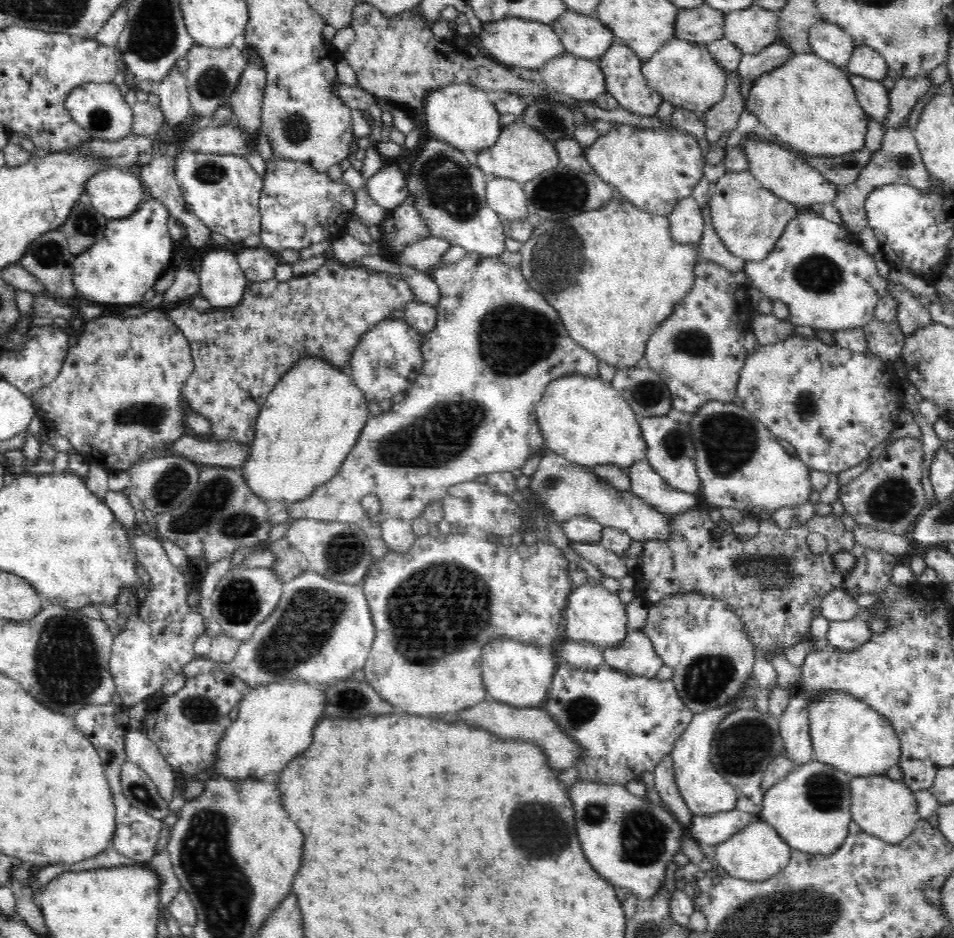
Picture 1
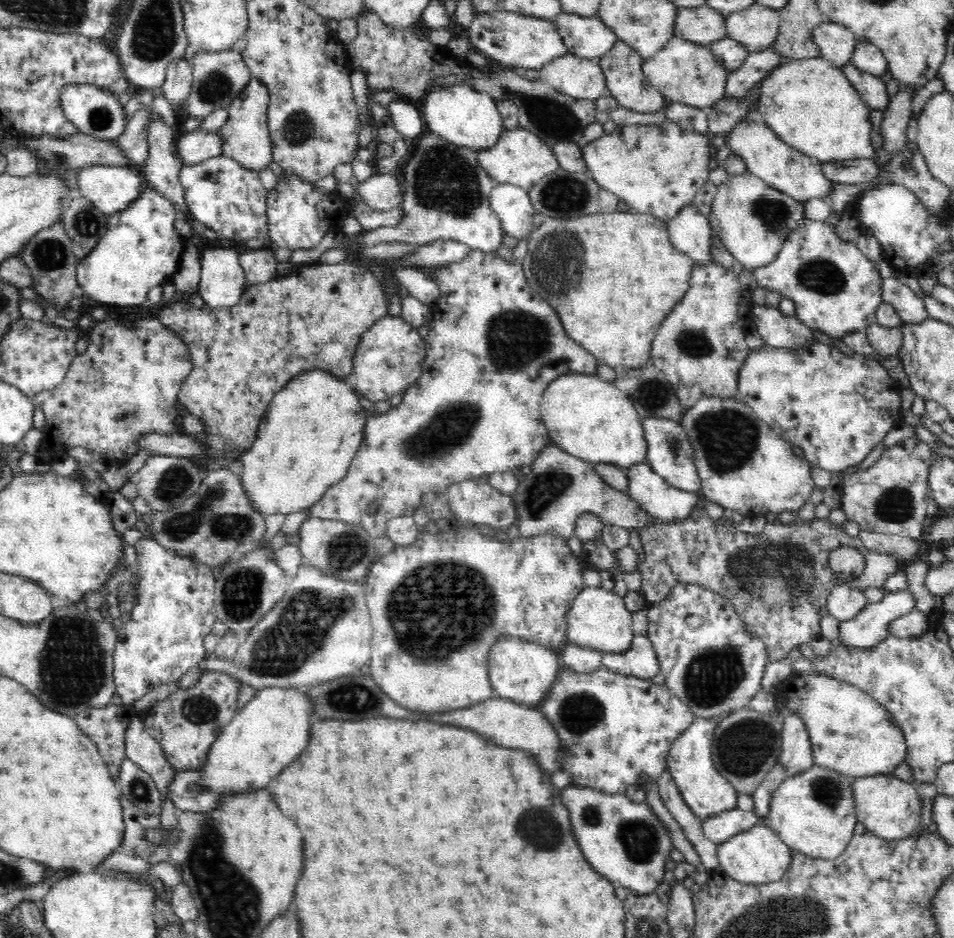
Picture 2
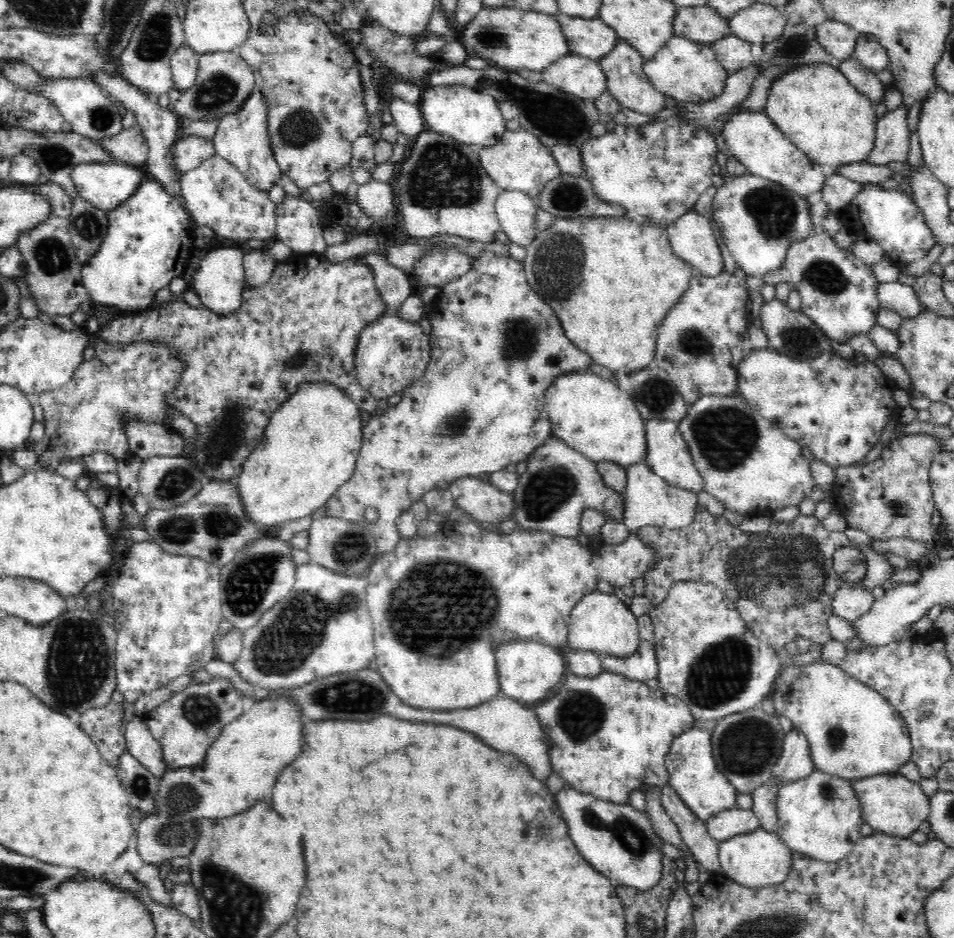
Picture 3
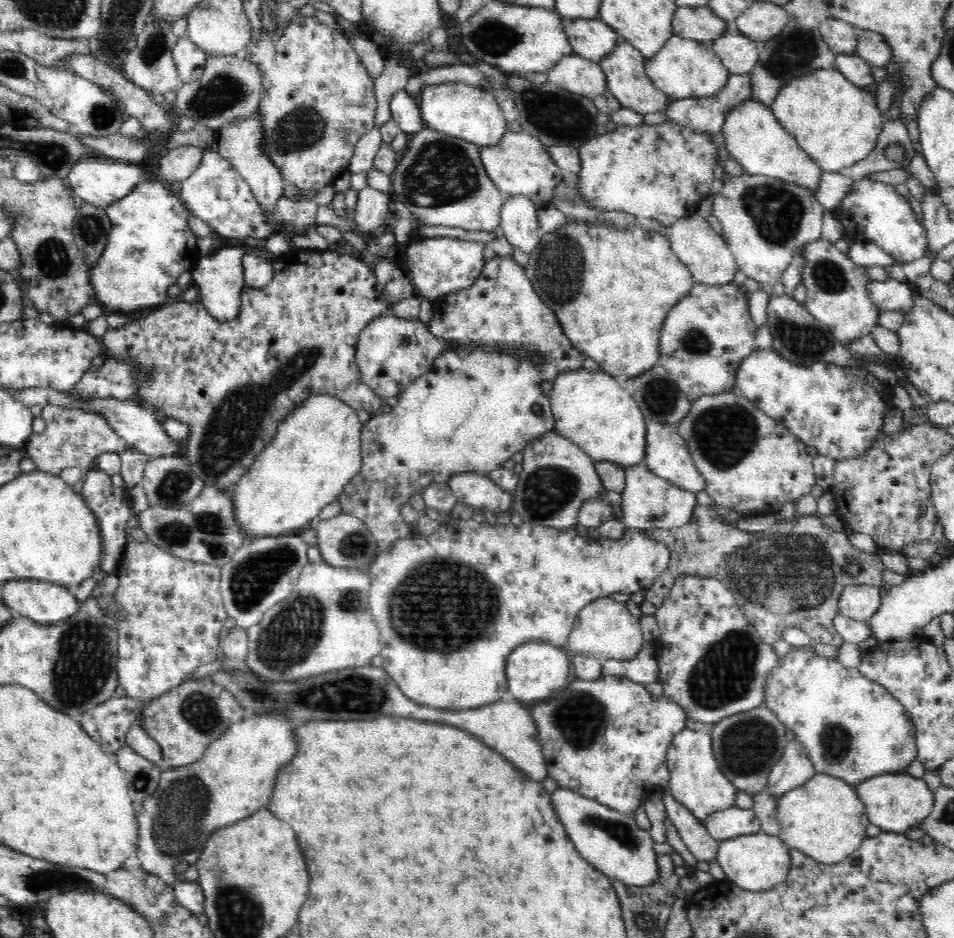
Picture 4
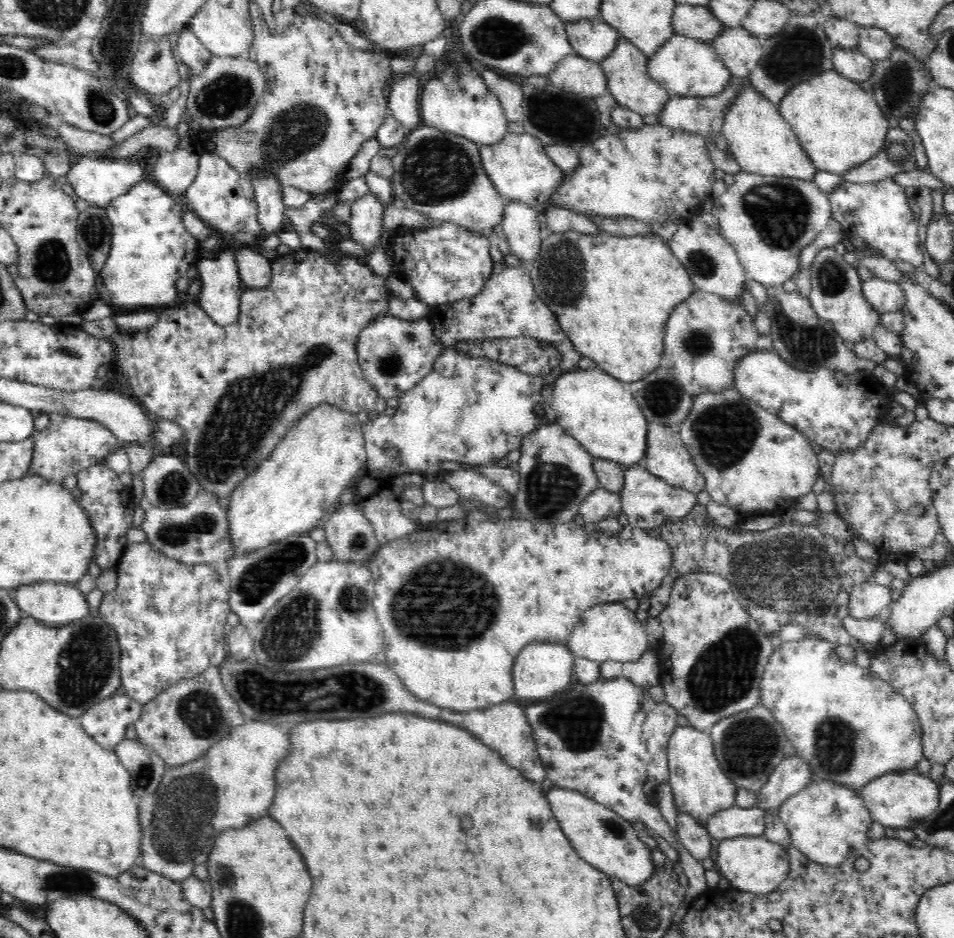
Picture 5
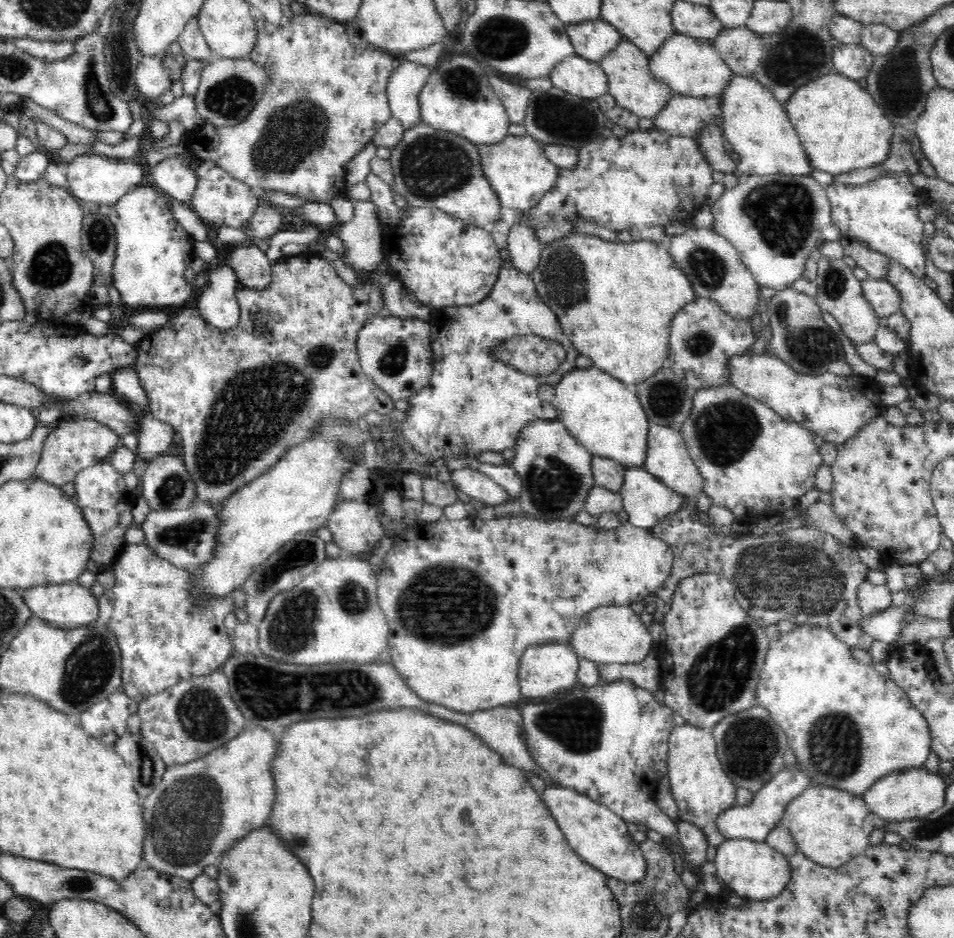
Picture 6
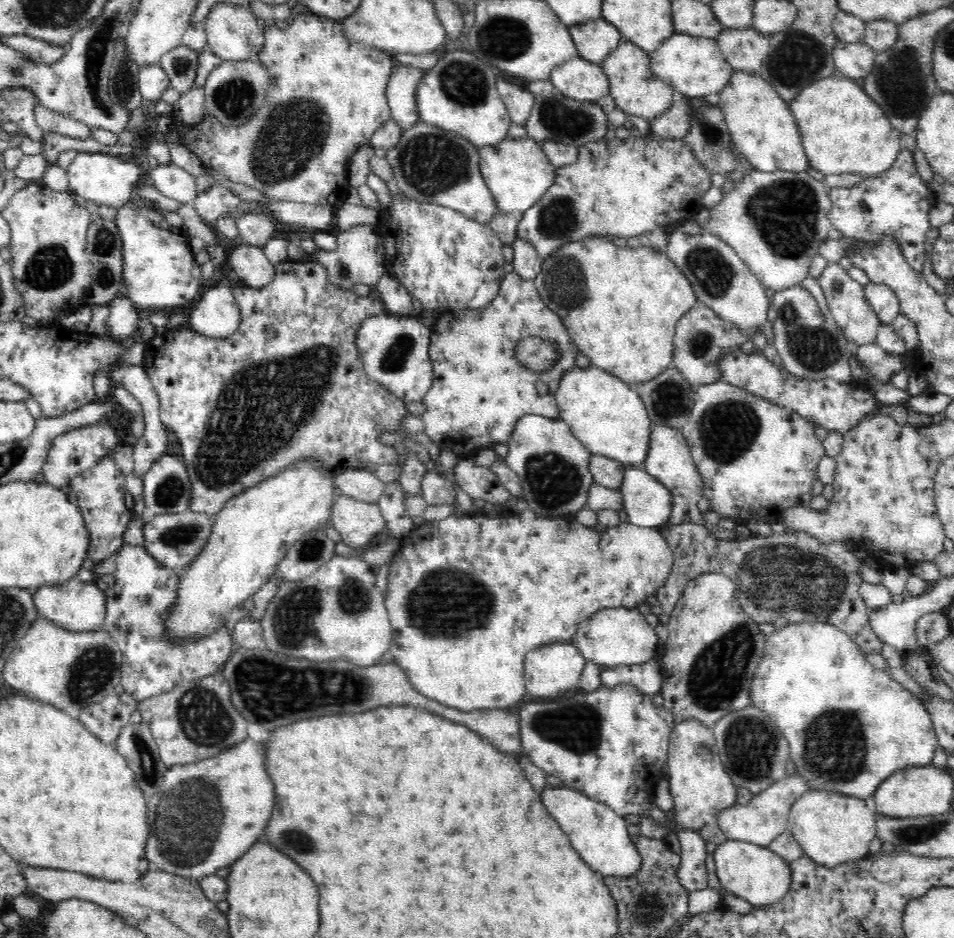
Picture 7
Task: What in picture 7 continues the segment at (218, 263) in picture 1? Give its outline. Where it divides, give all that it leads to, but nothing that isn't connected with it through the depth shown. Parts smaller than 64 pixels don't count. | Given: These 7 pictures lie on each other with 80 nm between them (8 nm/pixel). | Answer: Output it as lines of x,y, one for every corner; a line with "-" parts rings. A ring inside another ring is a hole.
220,277
219,283
202,288
200,300
189,313
196,331
210,337
228,337
240,326
241,316
233,289
228,285
230,277

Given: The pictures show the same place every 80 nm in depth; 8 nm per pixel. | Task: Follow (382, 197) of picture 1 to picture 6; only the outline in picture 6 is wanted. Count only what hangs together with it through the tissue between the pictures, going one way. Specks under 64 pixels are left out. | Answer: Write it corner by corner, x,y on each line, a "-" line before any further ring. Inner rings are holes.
352,200
354,217
340,226
338,238
344,244
344,253
339,254
346,268
355,270
358,276
377,271
378,264
386,254
383,228
378,219
376,205

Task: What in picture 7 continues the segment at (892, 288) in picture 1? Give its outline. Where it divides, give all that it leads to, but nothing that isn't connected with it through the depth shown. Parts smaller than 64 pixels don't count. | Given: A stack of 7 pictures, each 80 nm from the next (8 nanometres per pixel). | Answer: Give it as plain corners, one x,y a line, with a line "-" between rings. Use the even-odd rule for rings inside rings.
872,282
863,287
866,301
872,306
882,324
890,325
894,318
902,314
898,298
888,285

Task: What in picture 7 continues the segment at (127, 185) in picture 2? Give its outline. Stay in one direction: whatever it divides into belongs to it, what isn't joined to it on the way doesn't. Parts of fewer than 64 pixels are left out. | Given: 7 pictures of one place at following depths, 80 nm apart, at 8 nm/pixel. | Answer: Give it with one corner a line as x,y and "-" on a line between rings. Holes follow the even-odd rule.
78,153
67,169
72,194
86,199
90,207
102,204
115,209
120,209
132,198
132,190
137,186
143,174
141,166
126,153
120,156
104,153

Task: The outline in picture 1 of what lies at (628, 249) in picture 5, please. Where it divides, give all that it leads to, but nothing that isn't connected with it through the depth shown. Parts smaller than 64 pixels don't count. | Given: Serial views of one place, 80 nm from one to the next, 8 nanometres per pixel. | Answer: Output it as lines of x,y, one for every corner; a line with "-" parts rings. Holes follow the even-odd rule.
614,198
600,209
564,220
542,220
519,253
524,278
558,311
568,334
600,361
615,367
642,365
646,340
687,296
695,283
696,264
703,260
701,246
676,242
672,238
666,216
636,208
626,199

